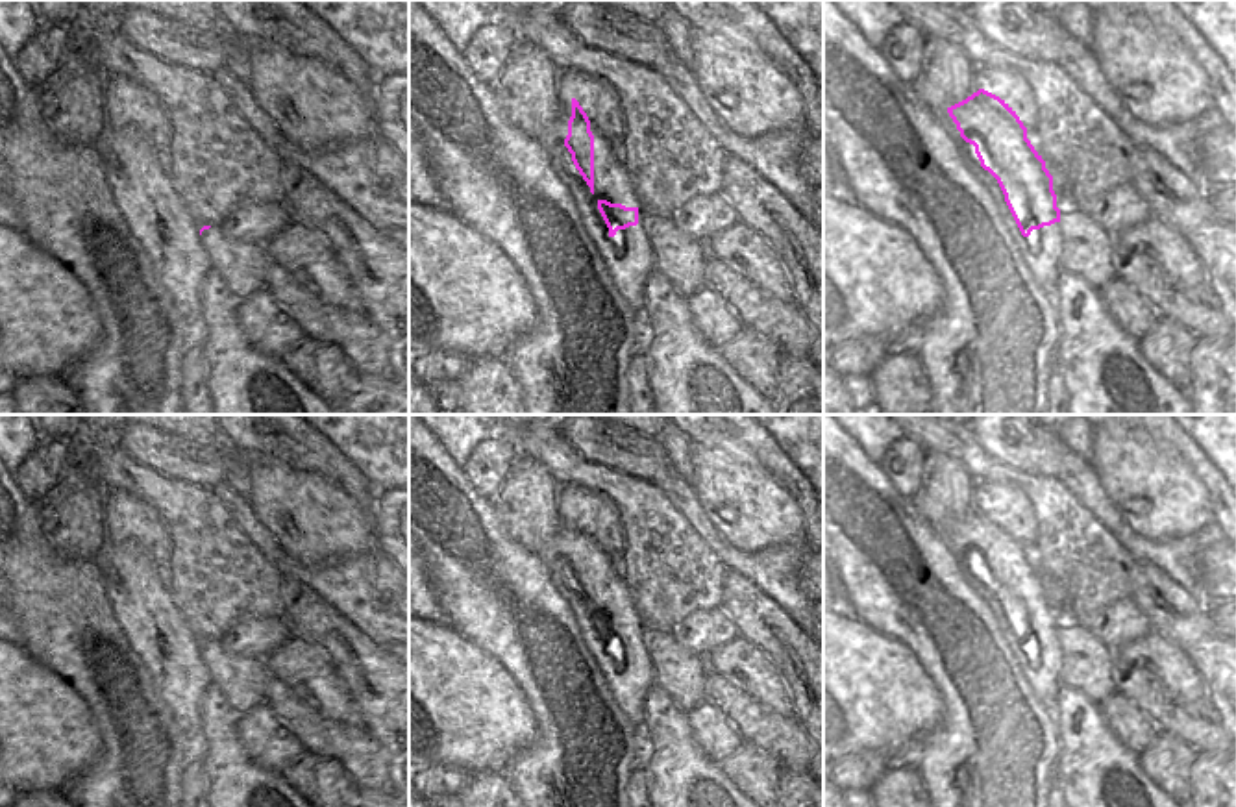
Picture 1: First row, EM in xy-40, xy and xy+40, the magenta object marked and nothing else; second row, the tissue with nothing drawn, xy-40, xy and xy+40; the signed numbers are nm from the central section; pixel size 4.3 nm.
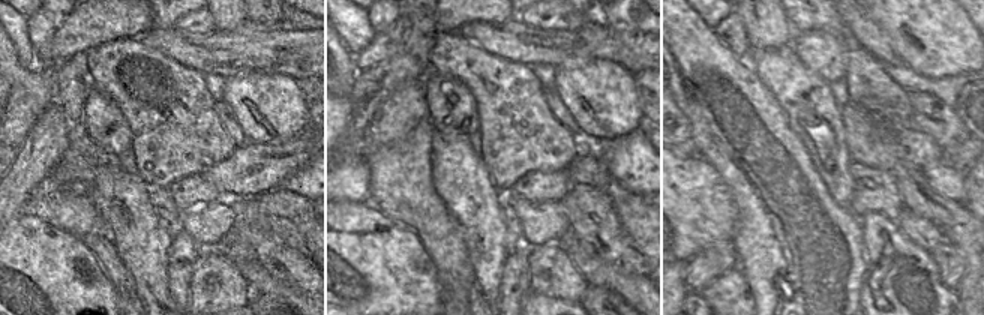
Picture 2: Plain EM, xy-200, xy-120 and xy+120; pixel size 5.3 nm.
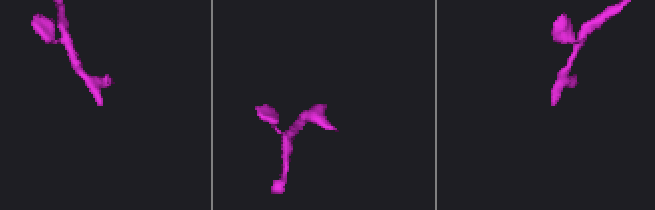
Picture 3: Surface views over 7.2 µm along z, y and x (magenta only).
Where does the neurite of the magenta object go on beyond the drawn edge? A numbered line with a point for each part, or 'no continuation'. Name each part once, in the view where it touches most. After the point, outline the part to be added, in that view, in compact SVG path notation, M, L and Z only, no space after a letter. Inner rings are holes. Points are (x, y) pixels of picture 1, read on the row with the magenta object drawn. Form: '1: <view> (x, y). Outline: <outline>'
1: xy (581, 217). Outline: M537 130L535 154L542 165L542 172L564 205L562 226L568 228L572 237L581 244L596 241L609 242L609 228L598 209L598 200L592 196L590 187L575 168L572 154L564 146L568 130Z

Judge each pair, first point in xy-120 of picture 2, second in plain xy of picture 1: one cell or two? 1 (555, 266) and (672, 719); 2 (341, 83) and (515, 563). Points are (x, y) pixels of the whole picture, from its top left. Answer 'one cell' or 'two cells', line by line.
1: two cells
2: one cell

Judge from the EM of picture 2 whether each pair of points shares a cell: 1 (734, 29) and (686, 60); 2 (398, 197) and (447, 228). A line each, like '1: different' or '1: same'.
1: different
2: same

